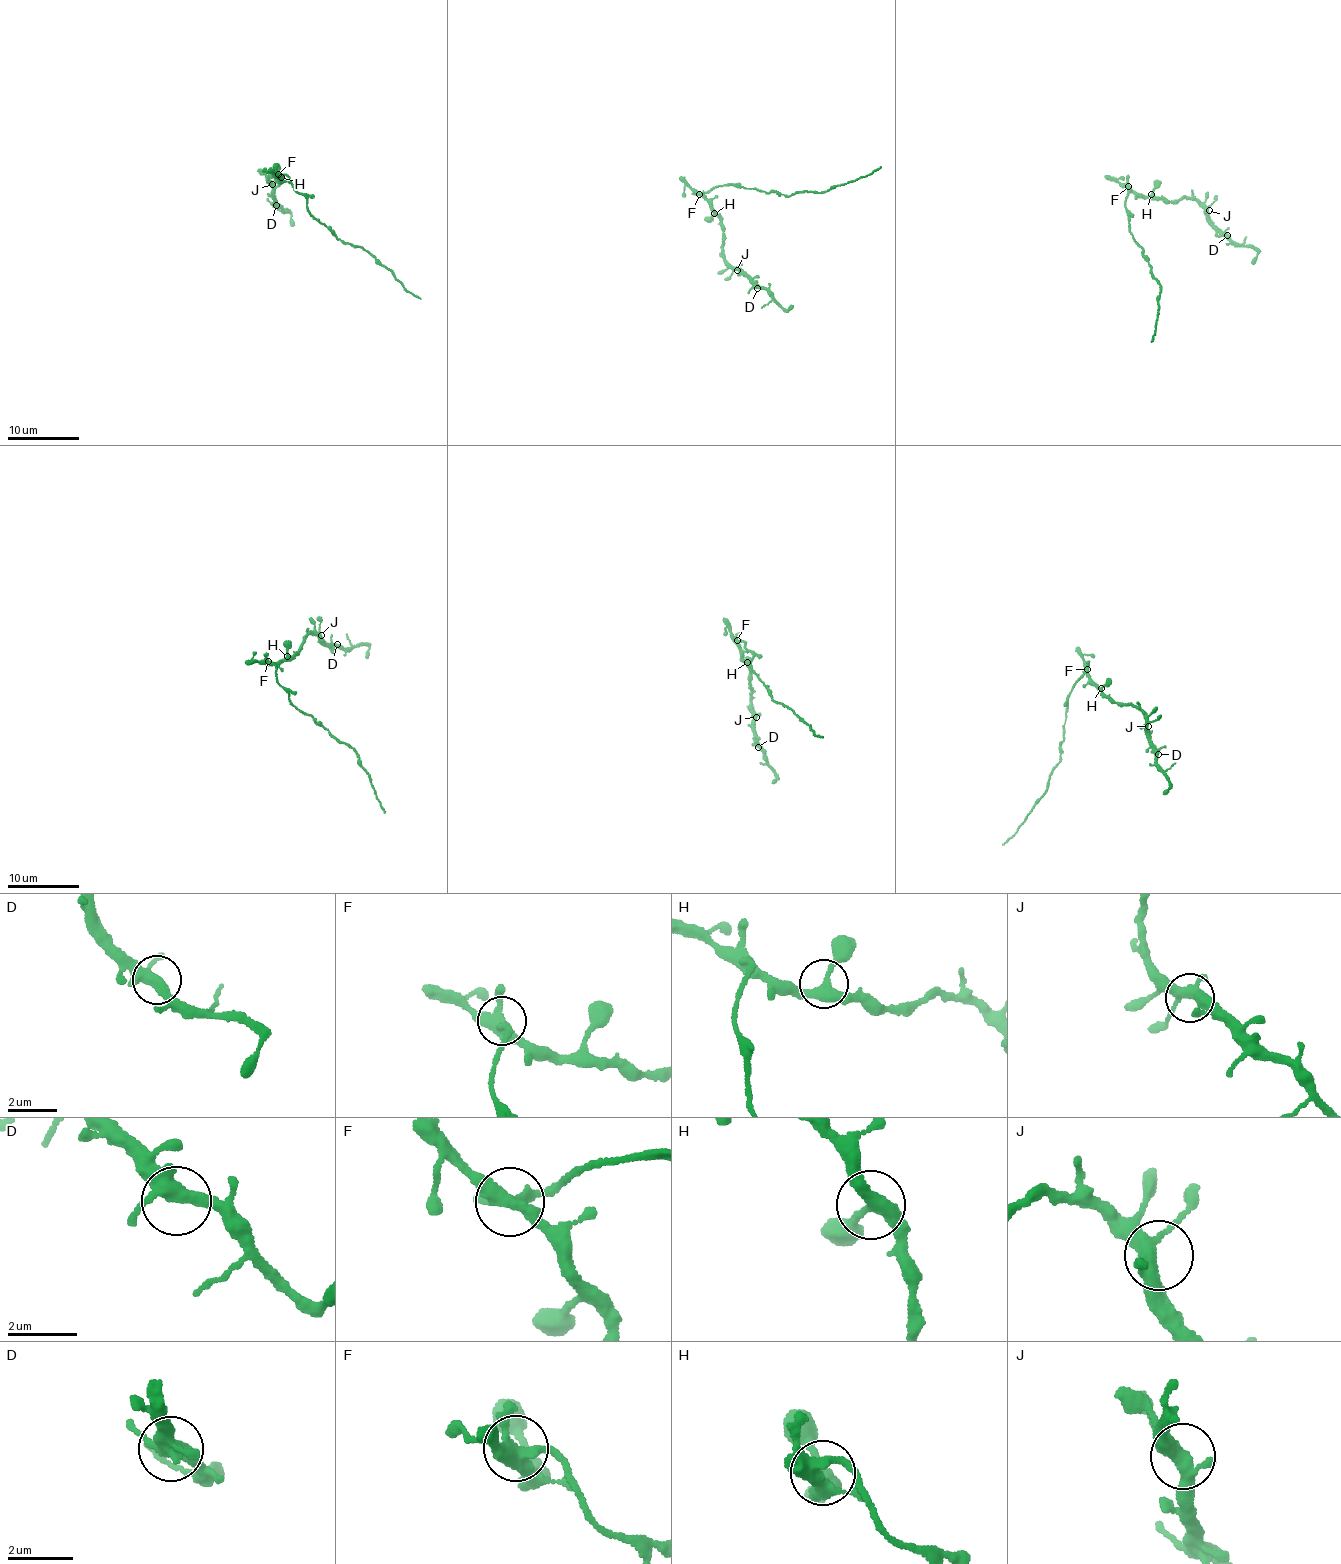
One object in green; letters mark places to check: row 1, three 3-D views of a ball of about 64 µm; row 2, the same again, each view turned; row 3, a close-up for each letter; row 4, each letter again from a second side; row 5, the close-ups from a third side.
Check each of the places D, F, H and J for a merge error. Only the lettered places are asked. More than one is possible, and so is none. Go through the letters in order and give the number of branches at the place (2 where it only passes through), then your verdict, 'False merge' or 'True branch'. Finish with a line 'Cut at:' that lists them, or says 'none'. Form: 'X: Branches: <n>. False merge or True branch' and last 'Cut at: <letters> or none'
D: Branches: 3. True branch
F: Branches: 4. False merge
H: Branches: 3. True branch
J: Branches: 4. True branch
Cut at: F

